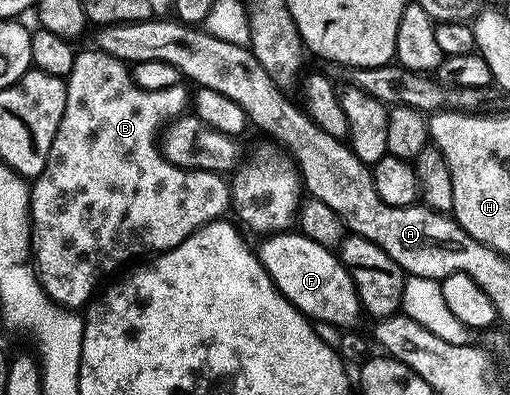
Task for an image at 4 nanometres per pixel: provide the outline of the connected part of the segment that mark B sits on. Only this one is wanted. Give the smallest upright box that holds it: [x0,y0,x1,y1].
[29,48,231,308]

